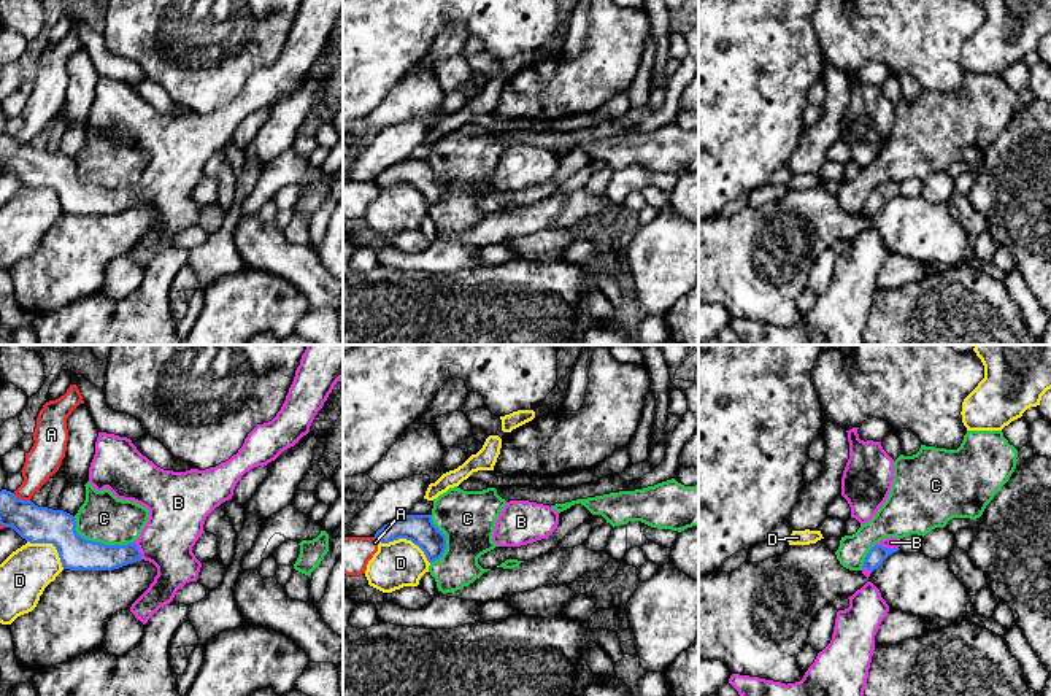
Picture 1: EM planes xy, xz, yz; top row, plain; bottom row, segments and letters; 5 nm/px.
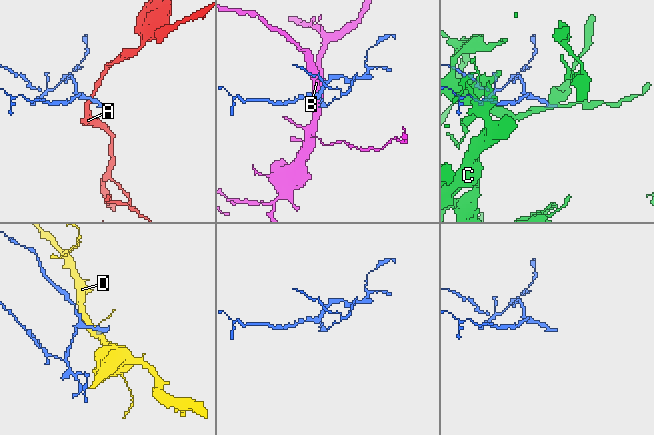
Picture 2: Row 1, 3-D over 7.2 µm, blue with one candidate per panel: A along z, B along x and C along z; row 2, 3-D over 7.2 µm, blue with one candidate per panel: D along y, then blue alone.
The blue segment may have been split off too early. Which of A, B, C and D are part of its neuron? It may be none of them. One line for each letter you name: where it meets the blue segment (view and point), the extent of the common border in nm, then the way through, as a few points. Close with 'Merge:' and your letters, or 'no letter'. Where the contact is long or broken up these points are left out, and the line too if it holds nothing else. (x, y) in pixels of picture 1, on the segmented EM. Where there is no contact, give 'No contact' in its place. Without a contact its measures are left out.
B: Touches blue at yz (886, 549). Shared border 130 nm. Path across: yz (878, 553), (886, 549), (891, 542)
Merge: B

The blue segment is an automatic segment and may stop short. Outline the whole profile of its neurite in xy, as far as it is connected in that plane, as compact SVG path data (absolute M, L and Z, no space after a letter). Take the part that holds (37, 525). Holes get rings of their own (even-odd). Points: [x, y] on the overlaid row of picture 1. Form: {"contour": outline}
{"contour": "M306 345L302 354L300 365L295 370L294 381L289 388L286 400L276 416L264 424L257 424L244 439L243 447L229 461L205 470L191 469L186 472L164 470L152 461L143 456L127 437L98 432L95 442L95 454L89 467L89 483L103 491L108 488L117 499L133 501L149 510L149 518L140 537L127 545L105 545L81 537L76 532L76 518L64 510L38 507L32 501L22 501L14 493L0 491L0 524L14 529L22 539L30 543L52 543L59 553L64 569L70 570L113 570L122 566L149 561L157 567L157 575L149 588L132 604L130 612L143 624L164 605L170 604L179 588L189 582L197 582L202 563L192 553L192 547L205 532L203 524L206 516L222 502L232 499L233 489L241 477L254 467L267 466L275 461L284 450L294 447L303 435L310 432L310 426L327 400L337 381L343 378L343 345Z"}

